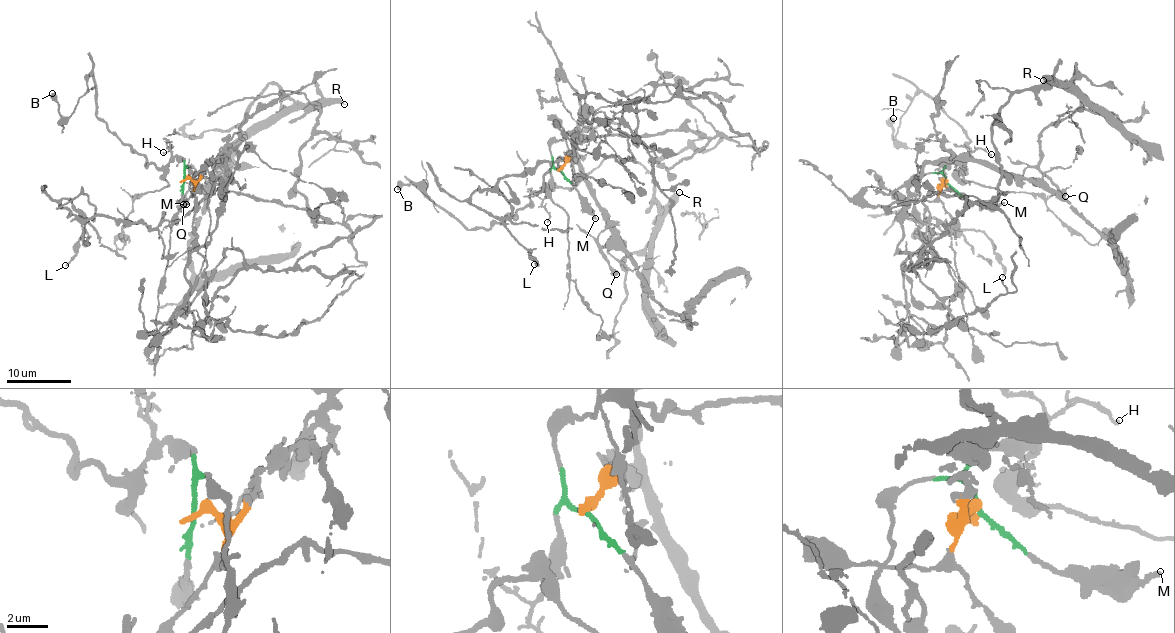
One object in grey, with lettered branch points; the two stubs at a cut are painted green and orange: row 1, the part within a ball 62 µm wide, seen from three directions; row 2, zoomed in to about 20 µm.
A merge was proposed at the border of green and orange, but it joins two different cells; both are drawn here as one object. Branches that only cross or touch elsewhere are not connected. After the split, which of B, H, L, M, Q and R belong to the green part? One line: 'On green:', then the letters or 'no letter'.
On green: B, H, M

